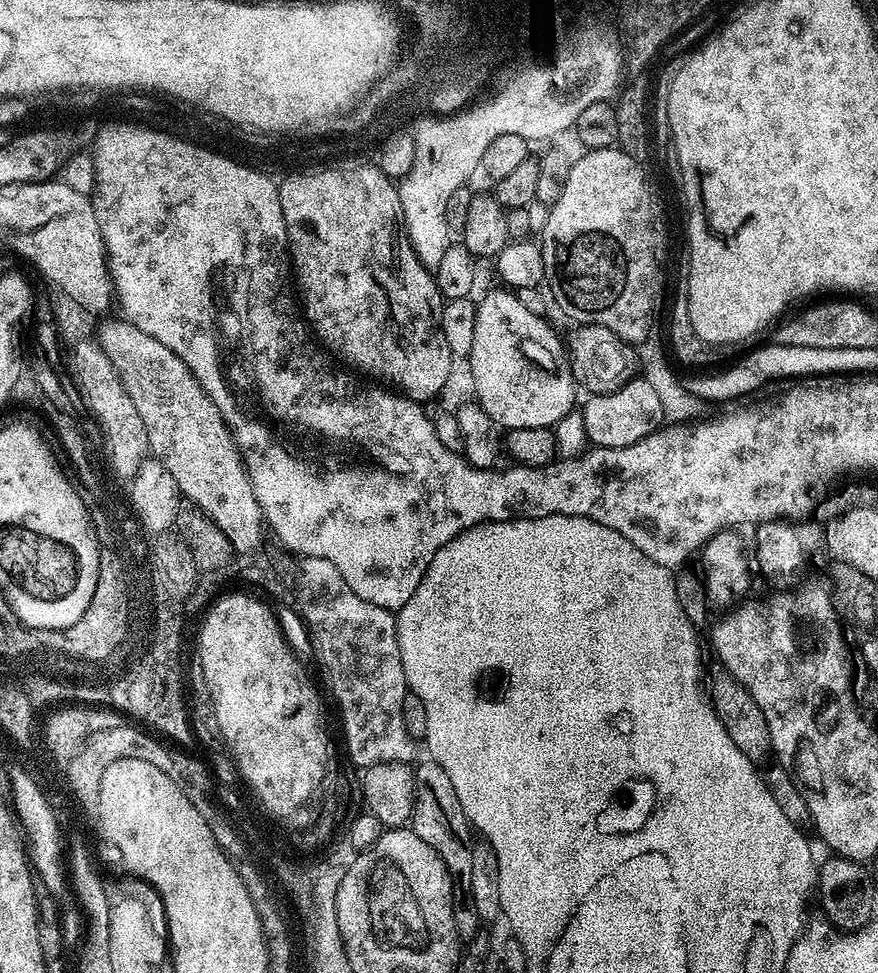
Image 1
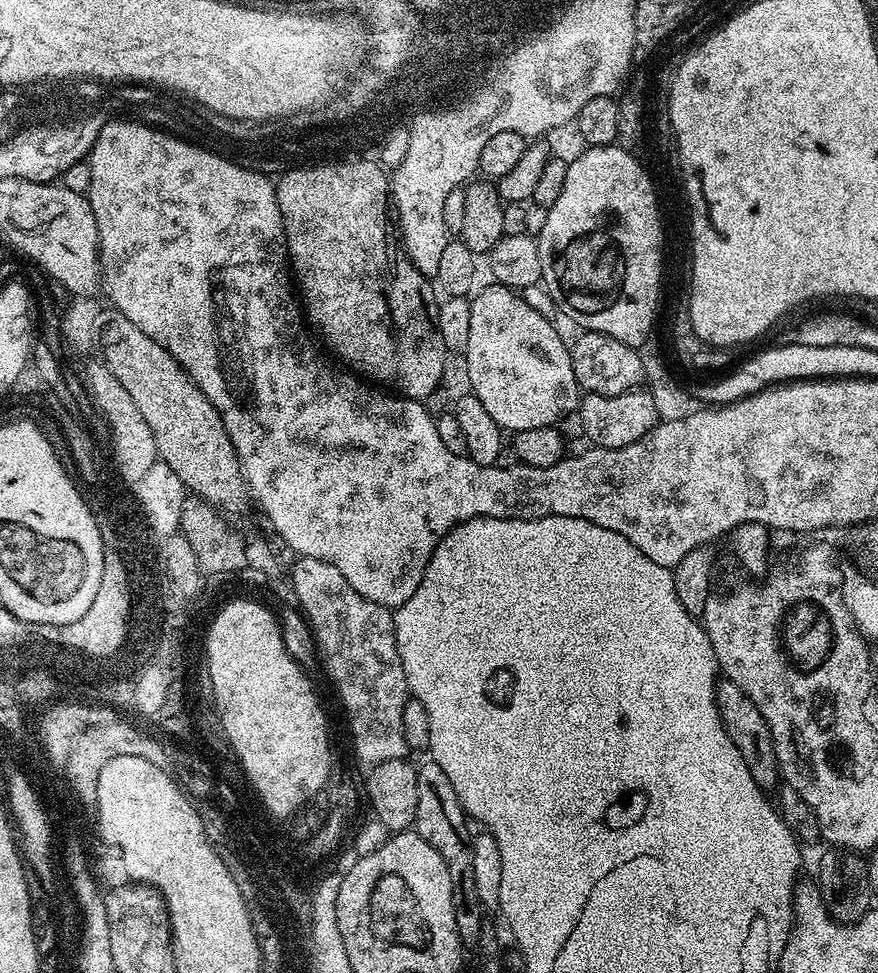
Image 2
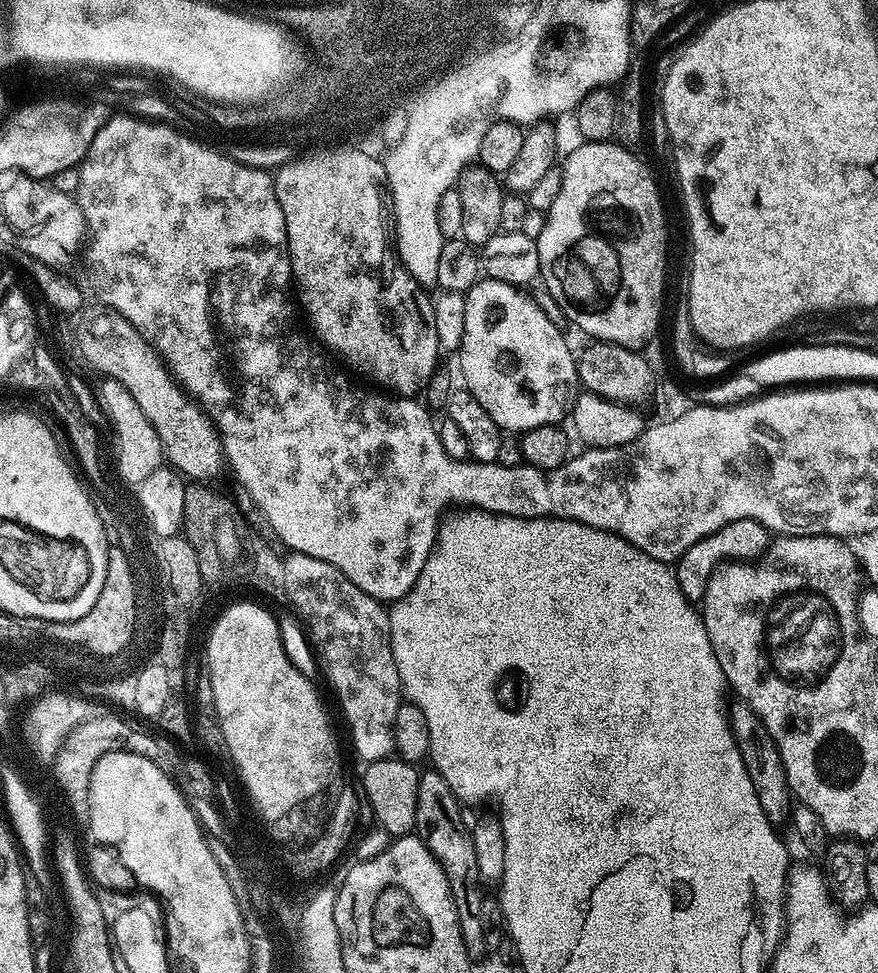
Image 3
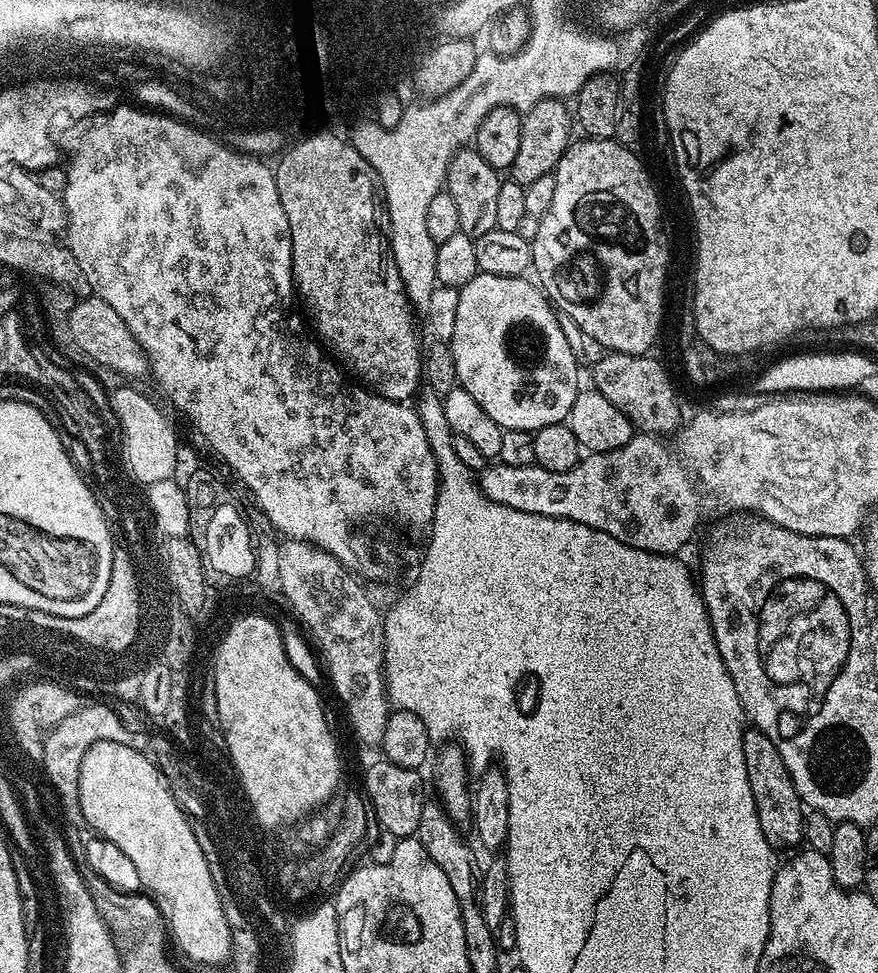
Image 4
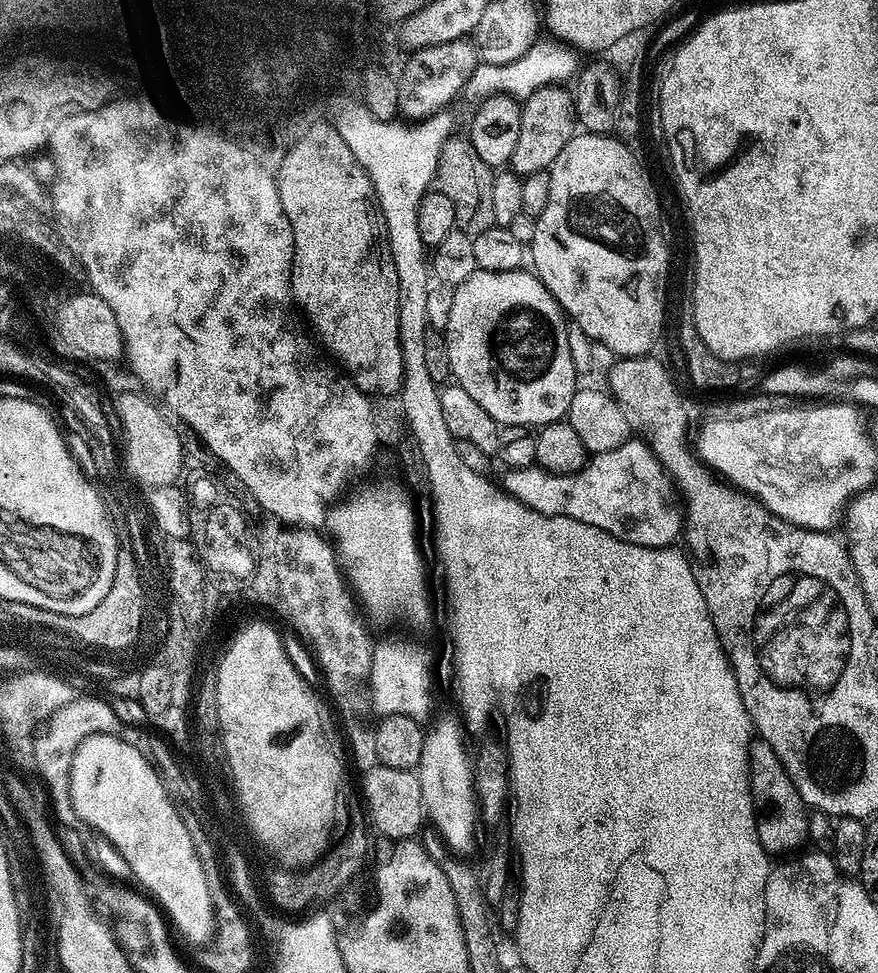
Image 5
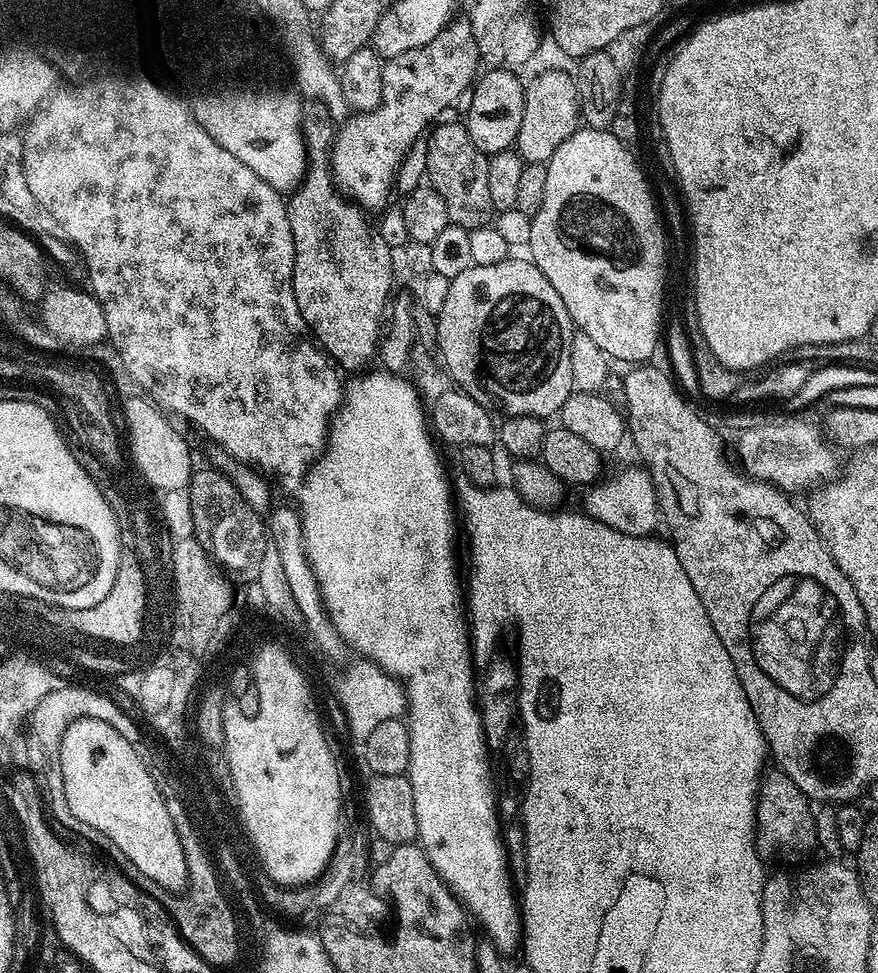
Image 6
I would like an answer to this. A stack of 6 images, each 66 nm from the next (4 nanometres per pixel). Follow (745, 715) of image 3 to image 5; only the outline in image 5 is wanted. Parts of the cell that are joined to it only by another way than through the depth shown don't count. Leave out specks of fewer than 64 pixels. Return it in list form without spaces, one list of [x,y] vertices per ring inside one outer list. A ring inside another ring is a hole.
[[[759,738],[753,739],[748,747],[748,784],[752,787],[752,803],[756,810],[756,833],[765,852],[792,854],[803,849],[809,843],[809,809],[798,794],[790,774],[786,774],[786,766],[782,766],[778,754],[774,754],[771,746]]]

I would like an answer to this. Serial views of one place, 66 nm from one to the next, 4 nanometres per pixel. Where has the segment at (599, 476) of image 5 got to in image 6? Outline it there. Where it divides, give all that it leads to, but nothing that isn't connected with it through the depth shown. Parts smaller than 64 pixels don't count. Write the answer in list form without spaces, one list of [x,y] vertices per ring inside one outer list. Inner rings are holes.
[[[620,468],[596,481],[587,489],[582,511],[598,522],[631,536],[652,536],[656,527],[661,527],[660,502],[656,497],[656,487],[647,468]]]

